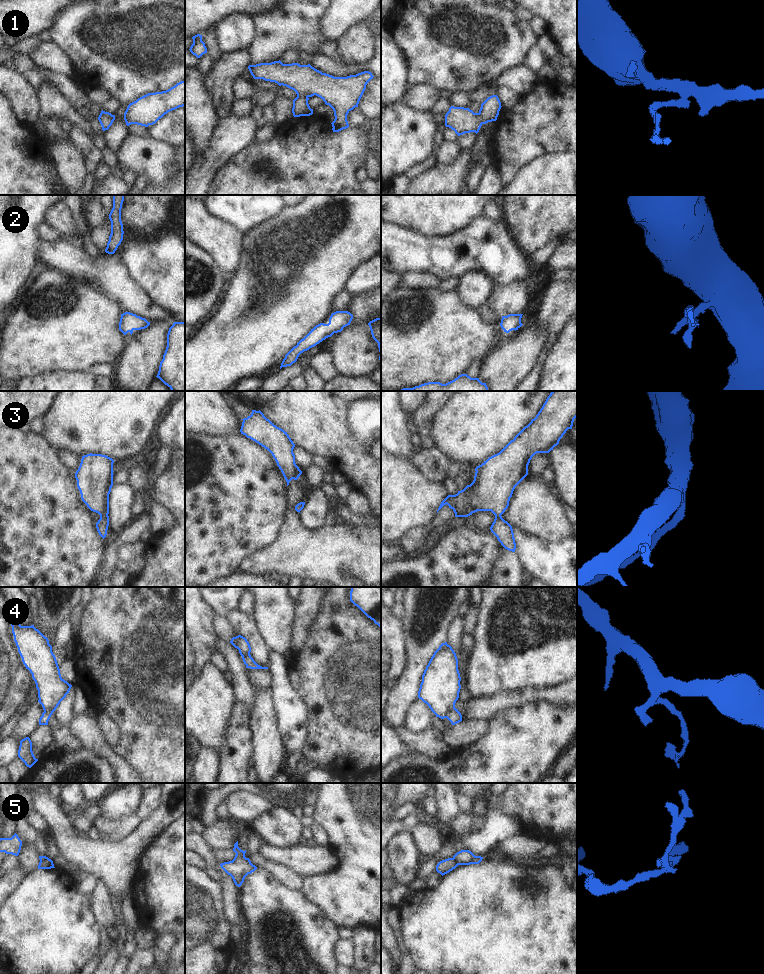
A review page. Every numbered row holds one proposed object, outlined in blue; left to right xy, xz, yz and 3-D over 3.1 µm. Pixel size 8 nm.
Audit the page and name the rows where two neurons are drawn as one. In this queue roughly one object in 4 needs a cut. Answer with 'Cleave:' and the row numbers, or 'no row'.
Cleave: 4, 5

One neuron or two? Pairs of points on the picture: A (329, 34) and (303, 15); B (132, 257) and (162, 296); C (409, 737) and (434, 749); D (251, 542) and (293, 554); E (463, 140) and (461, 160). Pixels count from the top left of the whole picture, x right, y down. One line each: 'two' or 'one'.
A: two
B: one
C: one
D: two
E: two

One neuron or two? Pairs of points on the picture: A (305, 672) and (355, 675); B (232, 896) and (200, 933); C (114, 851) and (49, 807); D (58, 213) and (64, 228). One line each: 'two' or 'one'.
A: one
B: one
C: one
D: one

